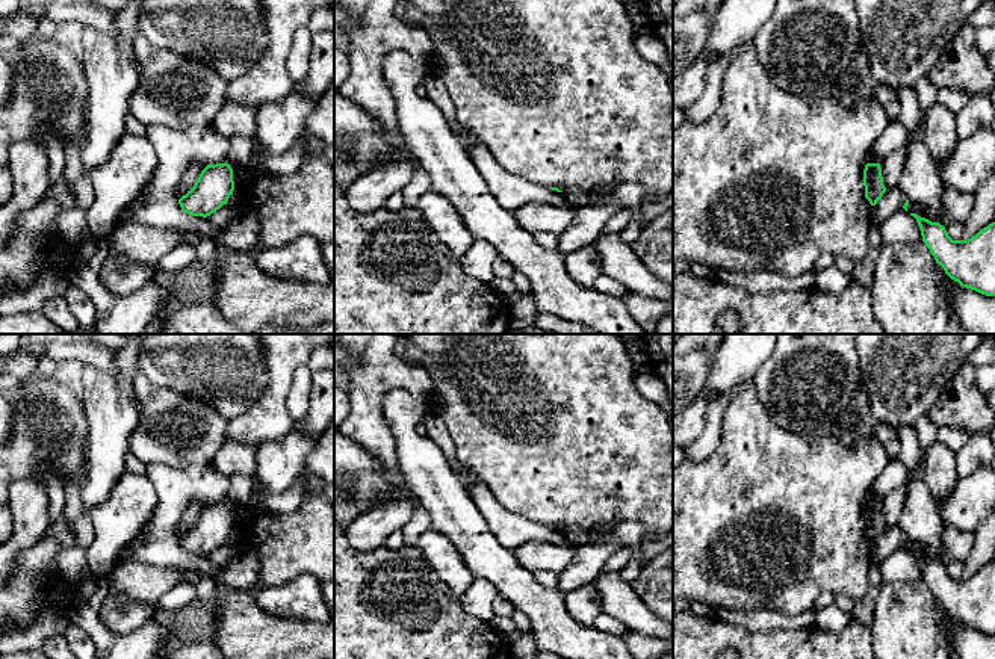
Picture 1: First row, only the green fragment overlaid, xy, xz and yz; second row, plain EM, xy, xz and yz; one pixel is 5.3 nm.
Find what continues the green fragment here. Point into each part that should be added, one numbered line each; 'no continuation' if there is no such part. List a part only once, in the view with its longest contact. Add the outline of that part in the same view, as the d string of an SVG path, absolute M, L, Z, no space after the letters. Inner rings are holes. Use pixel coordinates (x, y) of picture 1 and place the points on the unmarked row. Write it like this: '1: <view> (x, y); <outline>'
no continuation

